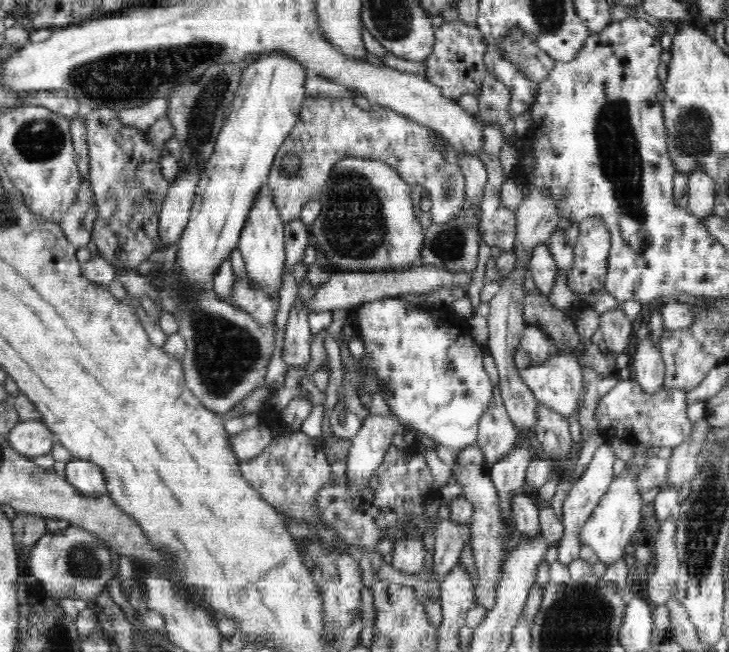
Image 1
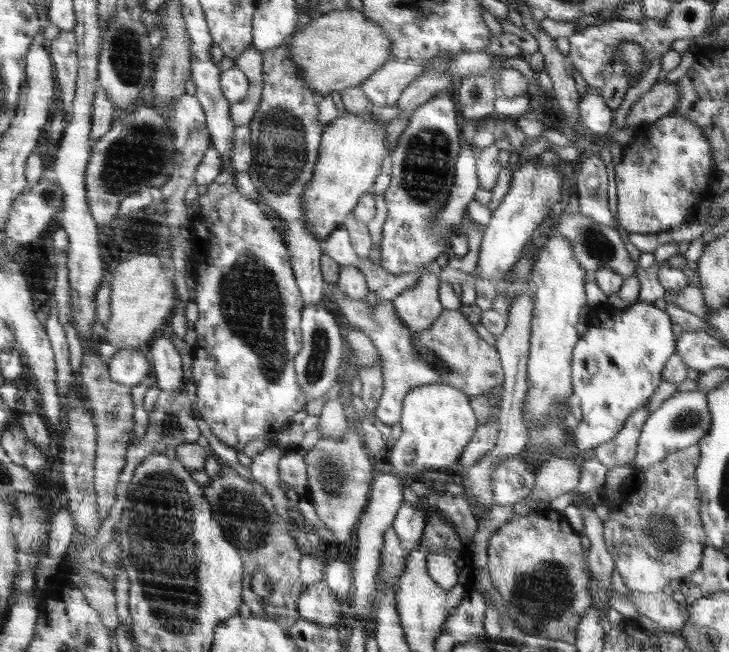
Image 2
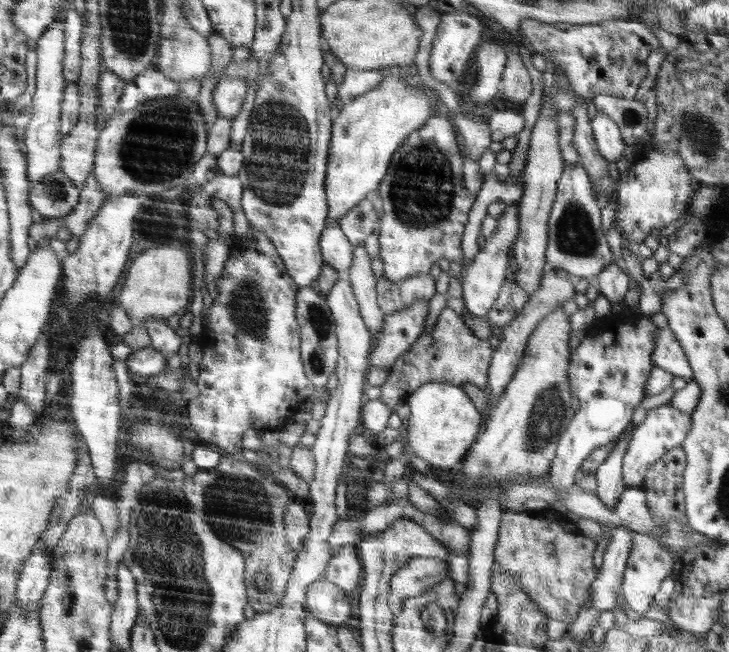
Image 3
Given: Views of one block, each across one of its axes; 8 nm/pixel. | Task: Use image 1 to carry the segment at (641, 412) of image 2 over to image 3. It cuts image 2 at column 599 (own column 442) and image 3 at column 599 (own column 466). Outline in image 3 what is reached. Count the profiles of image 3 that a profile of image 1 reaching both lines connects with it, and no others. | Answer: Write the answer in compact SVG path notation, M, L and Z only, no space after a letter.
M623 432L622 437L618 437L615 449L607 455L605 461L600 463L595 470L597 488L594 491L595 495L603 502L606 508L615 508L616 503L620 500L621 494L627 489L622 478L622 463L623 456L628 448L631 432Z

